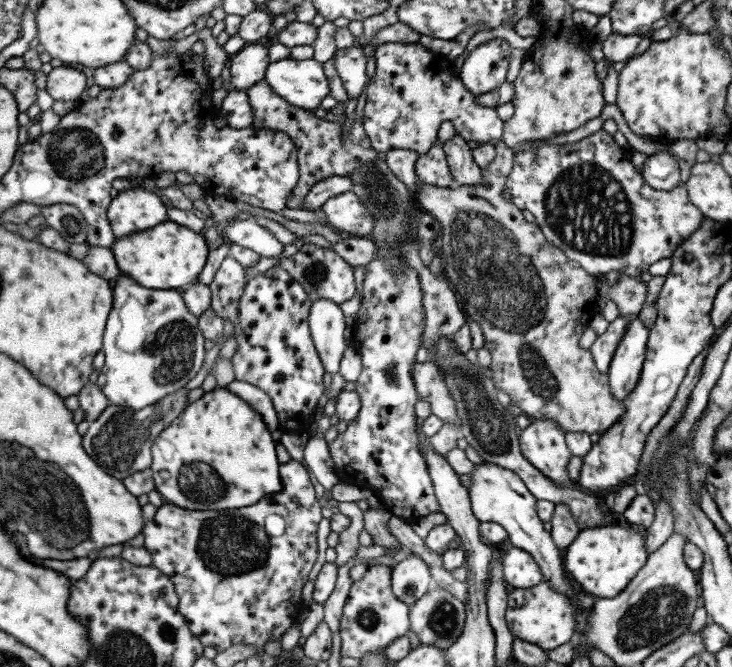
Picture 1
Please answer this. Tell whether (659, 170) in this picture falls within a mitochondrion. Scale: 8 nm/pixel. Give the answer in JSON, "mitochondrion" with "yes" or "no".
{"mitochondrion":"no"}

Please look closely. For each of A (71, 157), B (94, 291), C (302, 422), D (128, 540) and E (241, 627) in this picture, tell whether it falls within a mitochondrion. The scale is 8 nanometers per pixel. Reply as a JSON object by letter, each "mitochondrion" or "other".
{"A":"mitochondrion","B":"other","C":"other","D":"other","E":"other"}

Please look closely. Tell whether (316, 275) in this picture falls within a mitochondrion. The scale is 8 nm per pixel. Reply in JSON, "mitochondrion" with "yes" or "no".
{"mitochondrion":"yes"}

